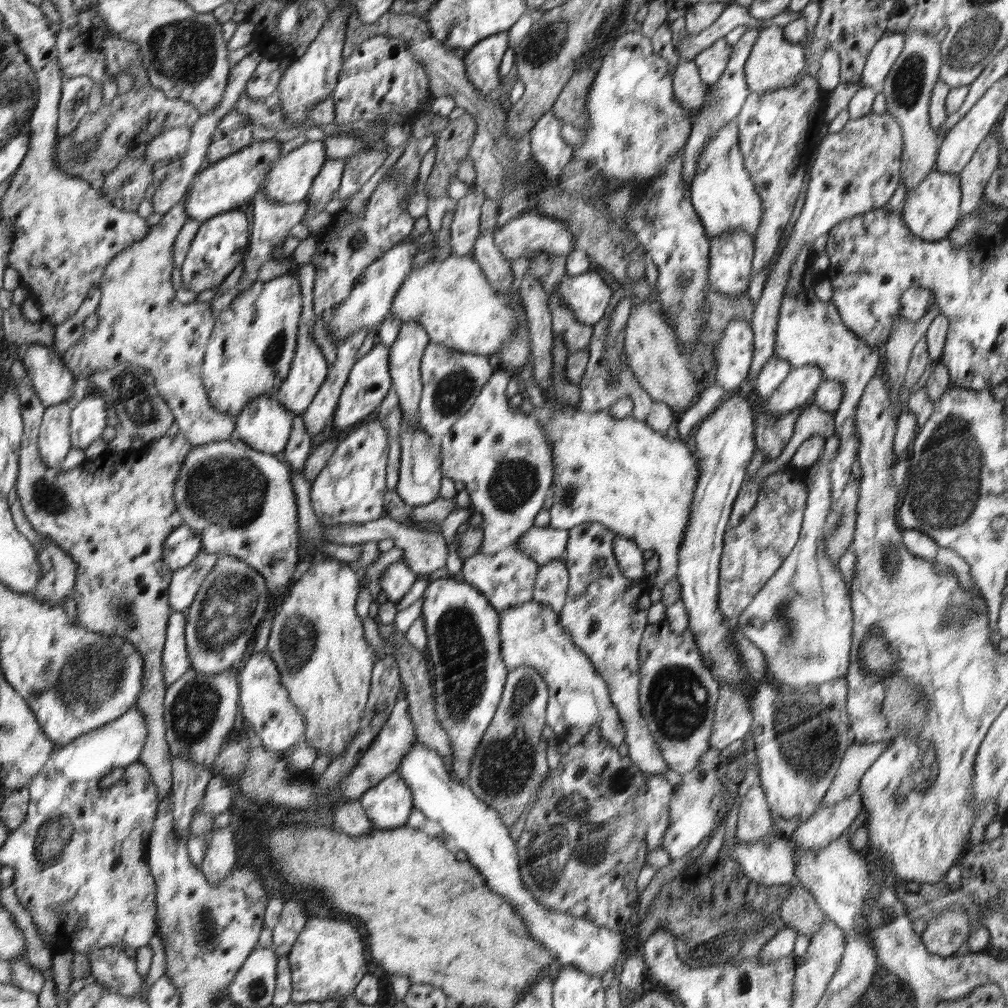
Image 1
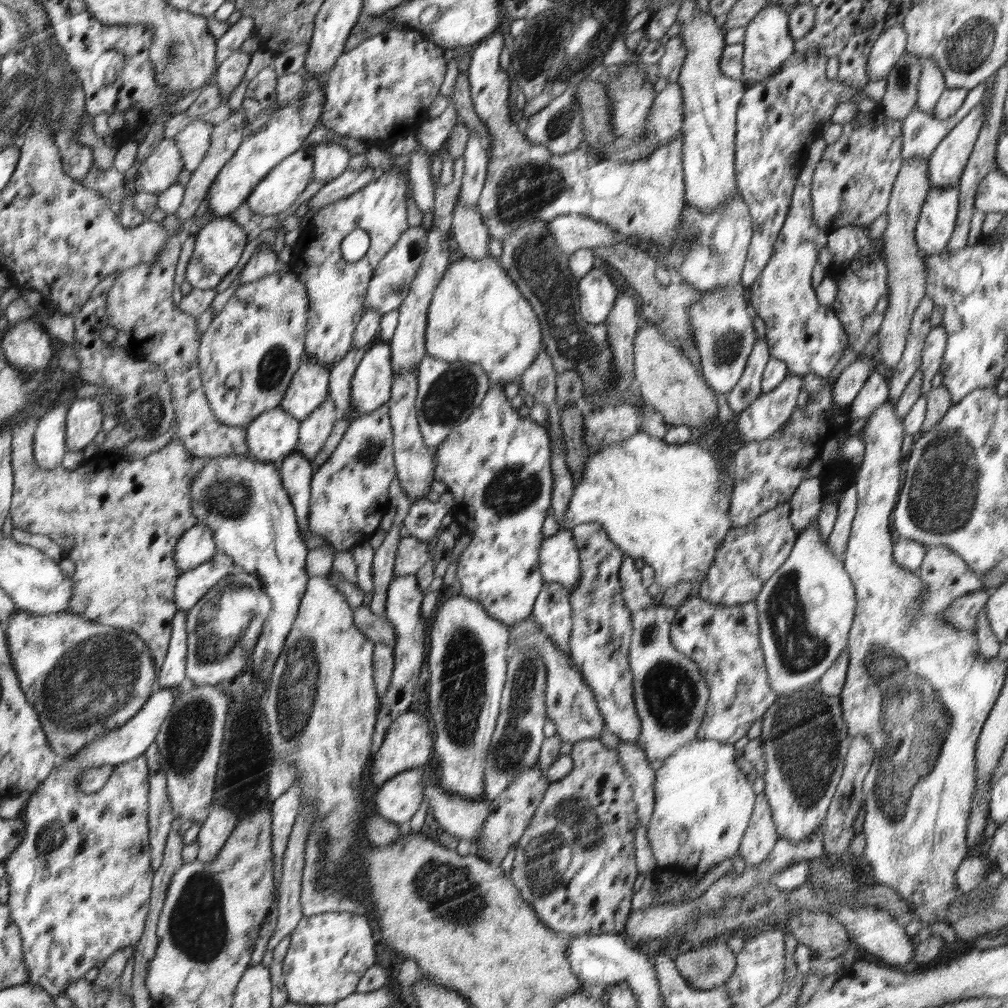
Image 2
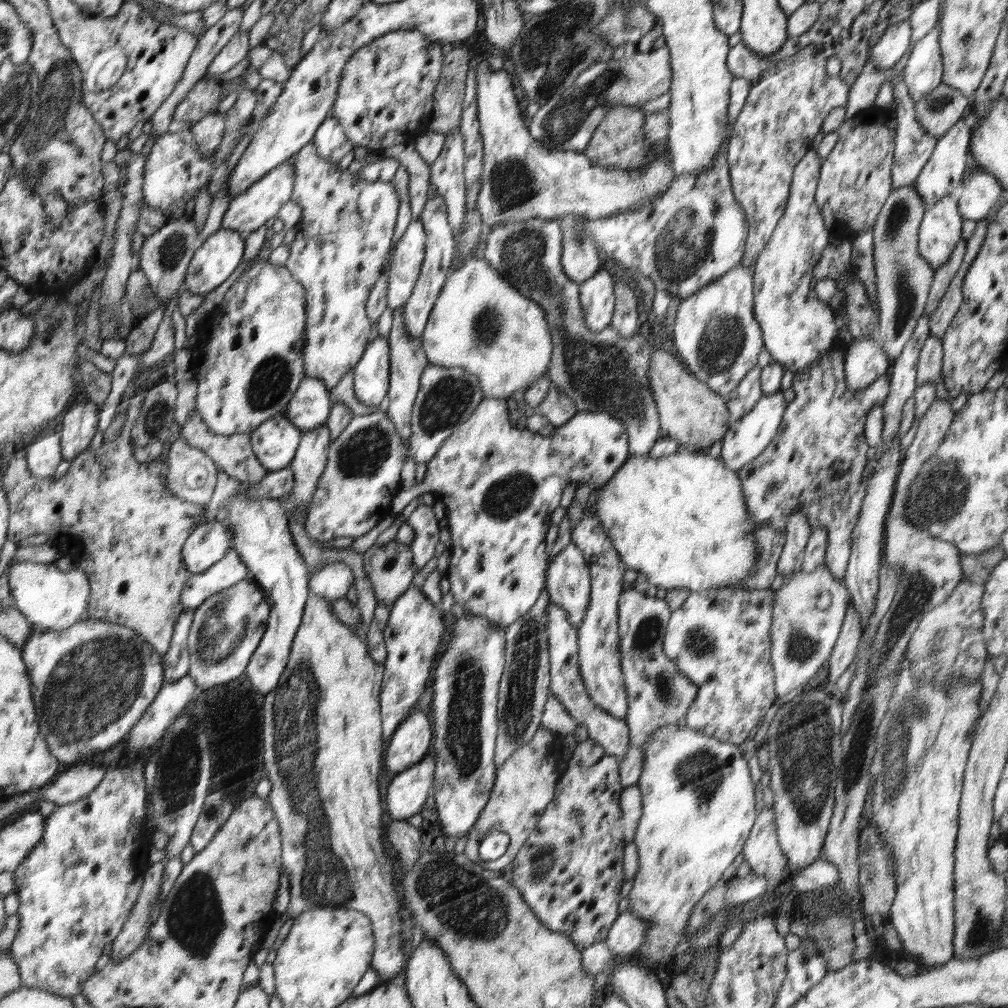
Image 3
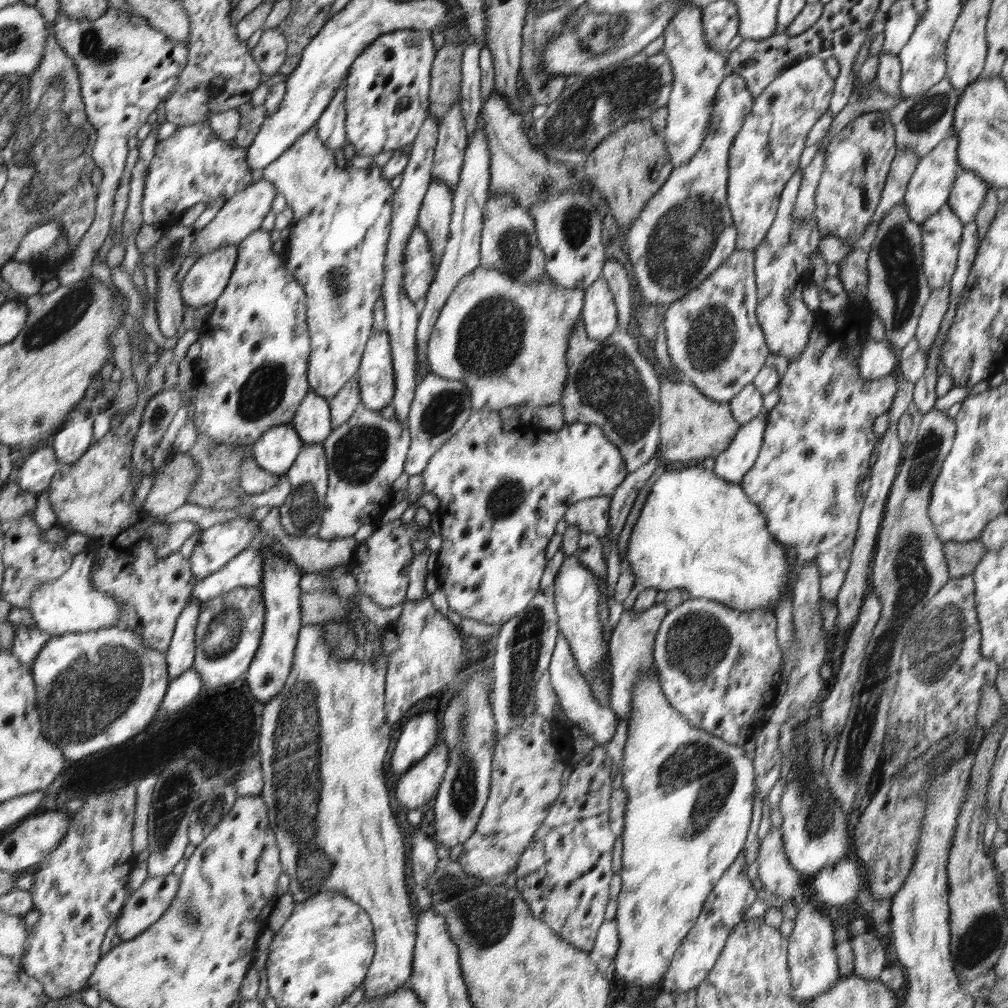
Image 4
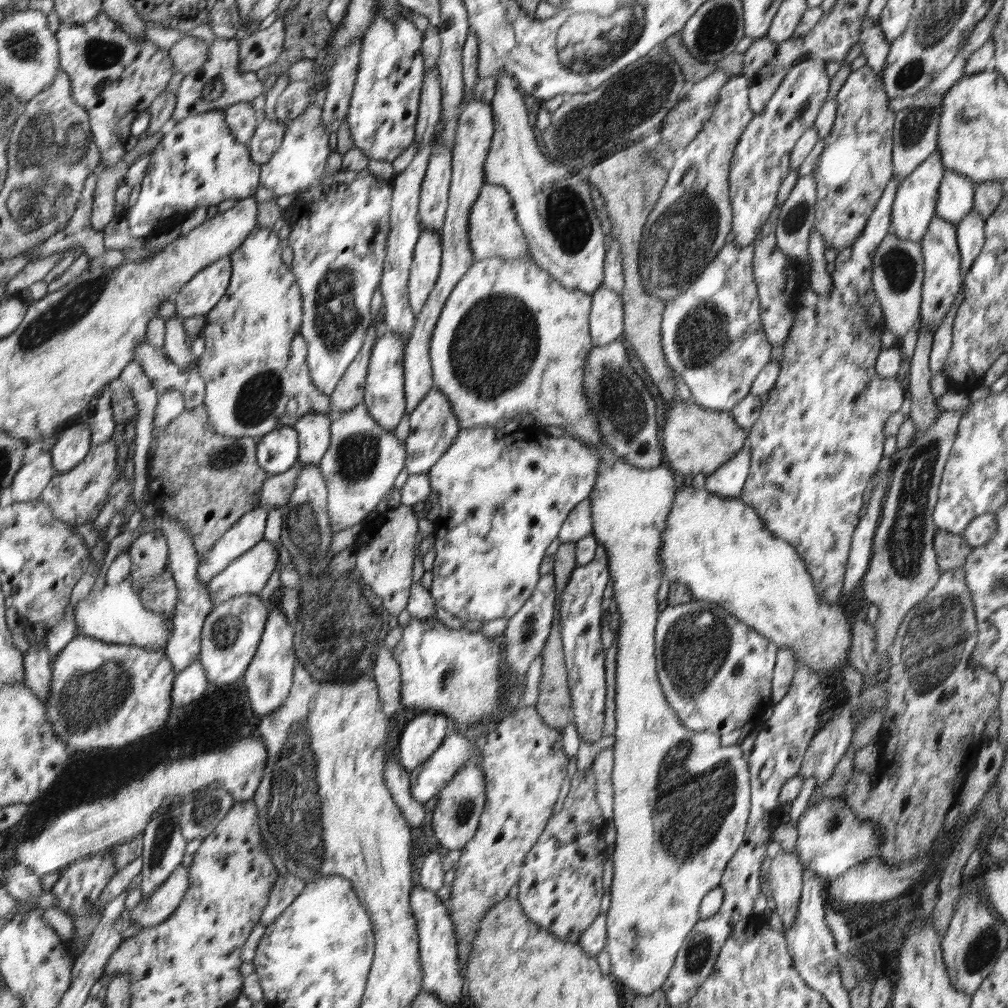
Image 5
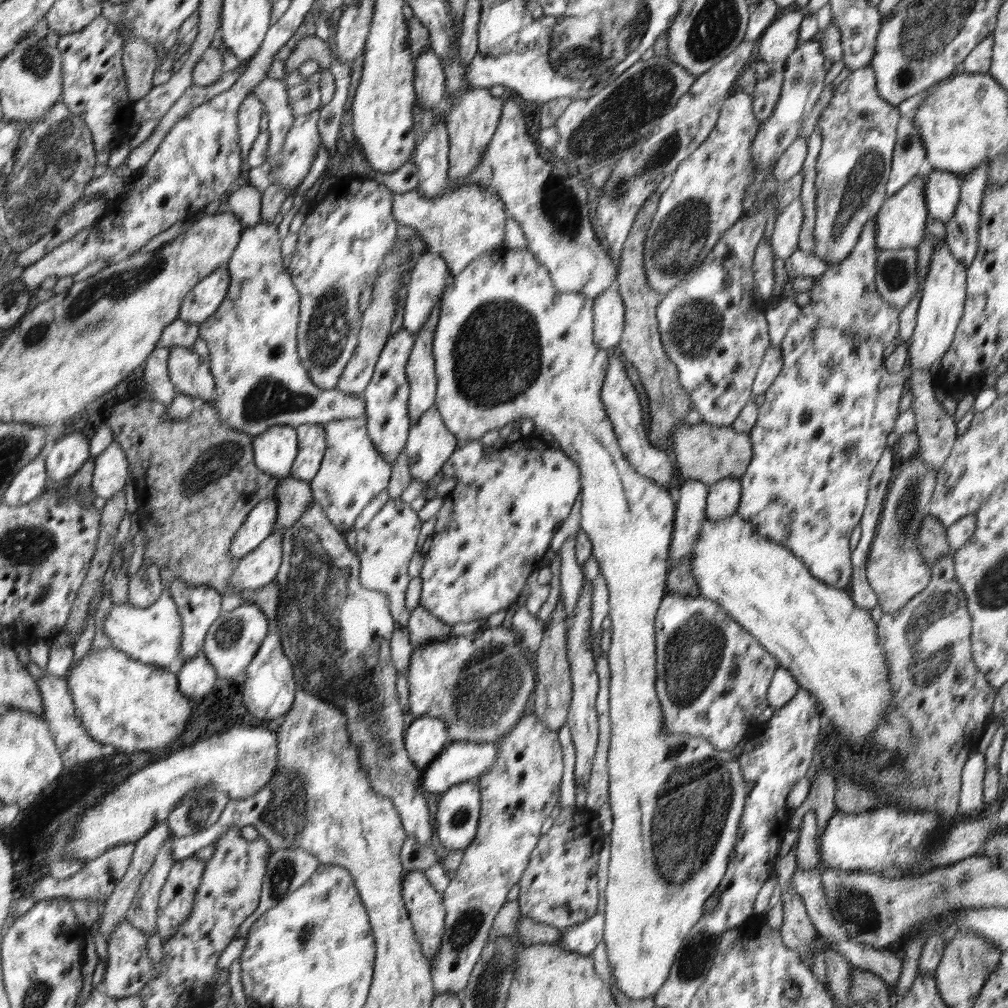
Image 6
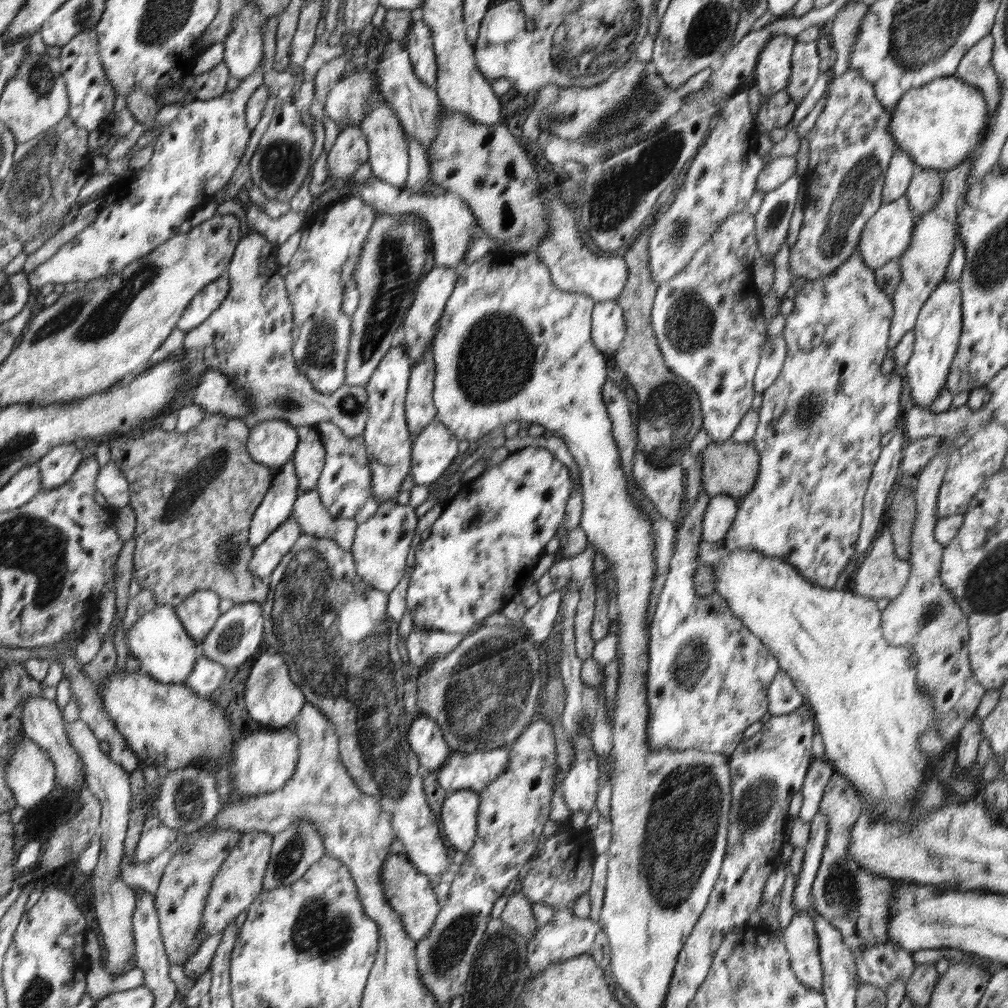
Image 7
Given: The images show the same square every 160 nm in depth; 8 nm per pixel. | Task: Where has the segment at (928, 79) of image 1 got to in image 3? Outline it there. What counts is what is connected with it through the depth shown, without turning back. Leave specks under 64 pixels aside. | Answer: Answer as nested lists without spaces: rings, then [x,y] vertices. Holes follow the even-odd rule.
[[[915,183],[901,186],[889,195],[871,228],[880,324],[877,342],[891,361],[900,356],[908,343],[918,319],[924,313],[933,283],[935,270],[922,258],[918,248],[918,233],[926,210],[926,204],[916,193]]]

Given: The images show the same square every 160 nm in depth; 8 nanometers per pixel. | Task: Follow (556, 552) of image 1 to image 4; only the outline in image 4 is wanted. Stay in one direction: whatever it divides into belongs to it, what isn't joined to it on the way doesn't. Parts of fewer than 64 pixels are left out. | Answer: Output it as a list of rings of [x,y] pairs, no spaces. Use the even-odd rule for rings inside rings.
[[[577,553],[563,560],[554,582],[559,634],[570,642],[574,657],[578,661],[579,670],[587,678],[588,684],[591,684],[596,702],[600,706],[610,706],[608,684],[598,682],[598,677],[603,670],[598,670],[597,664],[601,664],[605,660],[607,650],[609,650],[609,645],[603,635],[602,625],[598,620],[598,589],[600,589],[598,580],[595,580],[594,574],[578,561]]]

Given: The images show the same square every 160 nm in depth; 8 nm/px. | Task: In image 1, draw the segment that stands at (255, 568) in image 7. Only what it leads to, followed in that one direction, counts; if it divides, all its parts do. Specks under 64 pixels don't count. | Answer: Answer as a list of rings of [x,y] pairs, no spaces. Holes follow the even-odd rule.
[[[201,552],[195,561],[176,570],[171,579],[170,606],[172,612],[185,612],[195,601],[196,593],[207,581],[207,575],[219,563],[219,555]]]

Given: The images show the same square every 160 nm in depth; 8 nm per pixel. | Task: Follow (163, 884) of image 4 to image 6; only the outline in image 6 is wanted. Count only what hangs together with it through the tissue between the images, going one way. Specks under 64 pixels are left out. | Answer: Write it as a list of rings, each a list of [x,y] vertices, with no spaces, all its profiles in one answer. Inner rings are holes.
[[[195,856],[173,862],[159,894],[156,926],[161,940],[172,938],[191,916],[206,863]]]

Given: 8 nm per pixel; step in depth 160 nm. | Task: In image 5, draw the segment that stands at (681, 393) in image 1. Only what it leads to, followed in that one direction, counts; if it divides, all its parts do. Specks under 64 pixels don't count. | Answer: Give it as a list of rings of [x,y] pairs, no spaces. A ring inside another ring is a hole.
[[[677,398],[667,410],[665,416],[663,453],[666,454],[666,460],[669,460],[668,465],[674,470],[678,470],[680,474],[684,474],[687,478],[698,473],[712,474],[725,462],[728,462],[728,459],[736,456],[747,442],[748,432],[735,423],[730,411],[705,409],[696,404],[692,398],[688,401],[682,401],[680,398]]]

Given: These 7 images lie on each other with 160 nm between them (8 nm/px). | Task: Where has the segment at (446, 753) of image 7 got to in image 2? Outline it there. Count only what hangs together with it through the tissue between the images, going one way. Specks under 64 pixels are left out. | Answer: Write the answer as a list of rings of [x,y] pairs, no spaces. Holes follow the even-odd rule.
[[[408,710],[400,714],[398,718],[388,727],[382,746],[378,749],[376,756],[370,762],[370,772],[372,775],[372,784],[380,786],[389,778],[405,770],[424,766],[430,758],[432,752],[433,736],[429,730],[430,720],[414,710]]]

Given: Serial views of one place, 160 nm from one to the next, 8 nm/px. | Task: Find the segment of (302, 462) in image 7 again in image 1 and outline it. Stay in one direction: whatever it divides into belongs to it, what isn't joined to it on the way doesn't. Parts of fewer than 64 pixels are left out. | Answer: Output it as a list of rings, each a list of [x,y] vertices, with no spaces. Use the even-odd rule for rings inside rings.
[[[300,263],[299,269],[299,285],[301,286],[302,293],[302,312],[299,320],[298,334],[296,340],[296,351],[288,373],[284,382],[280,385],[278,392],[274,397],[283,404],[289,411],[295,414],[301,414],[310,406],[314,400],[316,393],[320,390],[323,380],[327,377],[329,371],[329,364],[325,354],[316,344],[312,332],[314,330],[313,322],[313,288],[315,280],[314,264]]]

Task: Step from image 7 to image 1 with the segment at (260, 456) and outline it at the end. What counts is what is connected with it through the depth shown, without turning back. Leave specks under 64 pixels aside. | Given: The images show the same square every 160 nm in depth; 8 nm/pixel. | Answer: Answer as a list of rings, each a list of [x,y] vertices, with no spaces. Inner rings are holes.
[[[264,394],[250,401],[242,412],[234,417],[233,436],[258,451],[278,456],[286,449],[290,440],[295,415],[274,395]]]

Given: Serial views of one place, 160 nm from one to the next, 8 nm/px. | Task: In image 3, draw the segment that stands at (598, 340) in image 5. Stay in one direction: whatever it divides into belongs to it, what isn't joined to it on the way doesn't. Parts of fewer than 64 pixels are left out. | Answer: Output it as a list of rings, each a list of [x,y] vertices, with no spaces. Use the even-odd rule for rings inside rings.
[[[601,270],[580,284],[579,291],[586,325],[600,334],[611,326],[614,316],[614,280],[606,270]]]

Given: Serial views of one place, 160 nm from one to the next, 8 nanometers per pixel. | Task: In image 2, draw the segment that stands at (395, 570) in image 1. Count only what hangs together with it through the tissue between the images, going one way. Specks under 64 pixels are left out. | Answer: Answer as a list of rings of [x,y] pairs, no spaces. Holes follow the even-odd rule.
[[[416,576],[393,577],[388,586],[386,600],[386,614],[384,617],[390,621],[396,633],[396,644],[393,648],[394,668],[392,672],[392,682],[386,694],[378,698],[379,706],[372,734],[372,746],[378,752],[386,736],[388,727],[406,711],[411,710],[411,704],[416,691],[416,681],[420,676],[422,660],[424,656],[424,640],[427,639],[427,625],[422,622],[420,607],[422,607],[424,592],[418,587]]]

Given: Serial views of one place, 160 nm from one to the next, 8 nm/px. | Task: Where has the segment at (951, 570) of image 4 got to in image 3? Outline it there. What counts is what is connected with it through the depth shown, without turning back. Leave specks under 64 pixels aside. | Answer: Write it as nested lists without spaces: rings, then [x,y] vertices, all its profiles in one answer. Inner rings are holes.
[[[1001,548],[988,550],[984,554],[961,554],[960,565],[964,568],[964,580],[986,584],[992,570],[1006,558],[1006,552]]]

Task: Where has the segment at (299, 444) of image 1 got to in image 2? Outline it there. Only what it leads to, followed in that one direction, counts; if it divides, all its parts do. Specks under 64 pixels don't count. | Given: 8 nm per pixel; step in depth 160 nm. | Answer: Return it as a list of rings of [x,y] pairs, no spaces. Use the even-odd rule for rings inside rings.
[[[299,450],[290,457],[286,457],[281,463],[281,477],[283,486],[292,498],[295,514],[298,515],[299,533],[305,534],[308,526],[309,498],[311,495],[311,478],[315,470],[307,458],[304,458]]]

